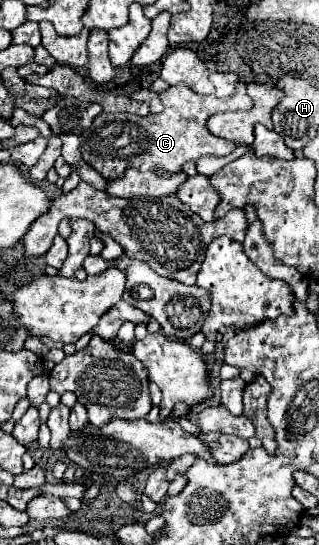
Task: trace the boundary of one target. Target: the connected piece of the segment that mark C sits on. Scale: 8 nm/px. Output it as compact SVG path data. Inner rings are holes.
M245 81L237 85L235 95L217 99L215 95L197 95L187 85L175 85L159 93L163 103L163 111L157 115L97 115L91 129L81 137L81 157L89 163L95 171L99 171L105 179L123 177L125 169L141 169L141 171L157 171L163 169L167 173L179 173L185 161L197 161L203 155L229 155L237 145L231 141L213 137L205 123L211 115L221 111L241 111L251 109L253 101L247 95Z

